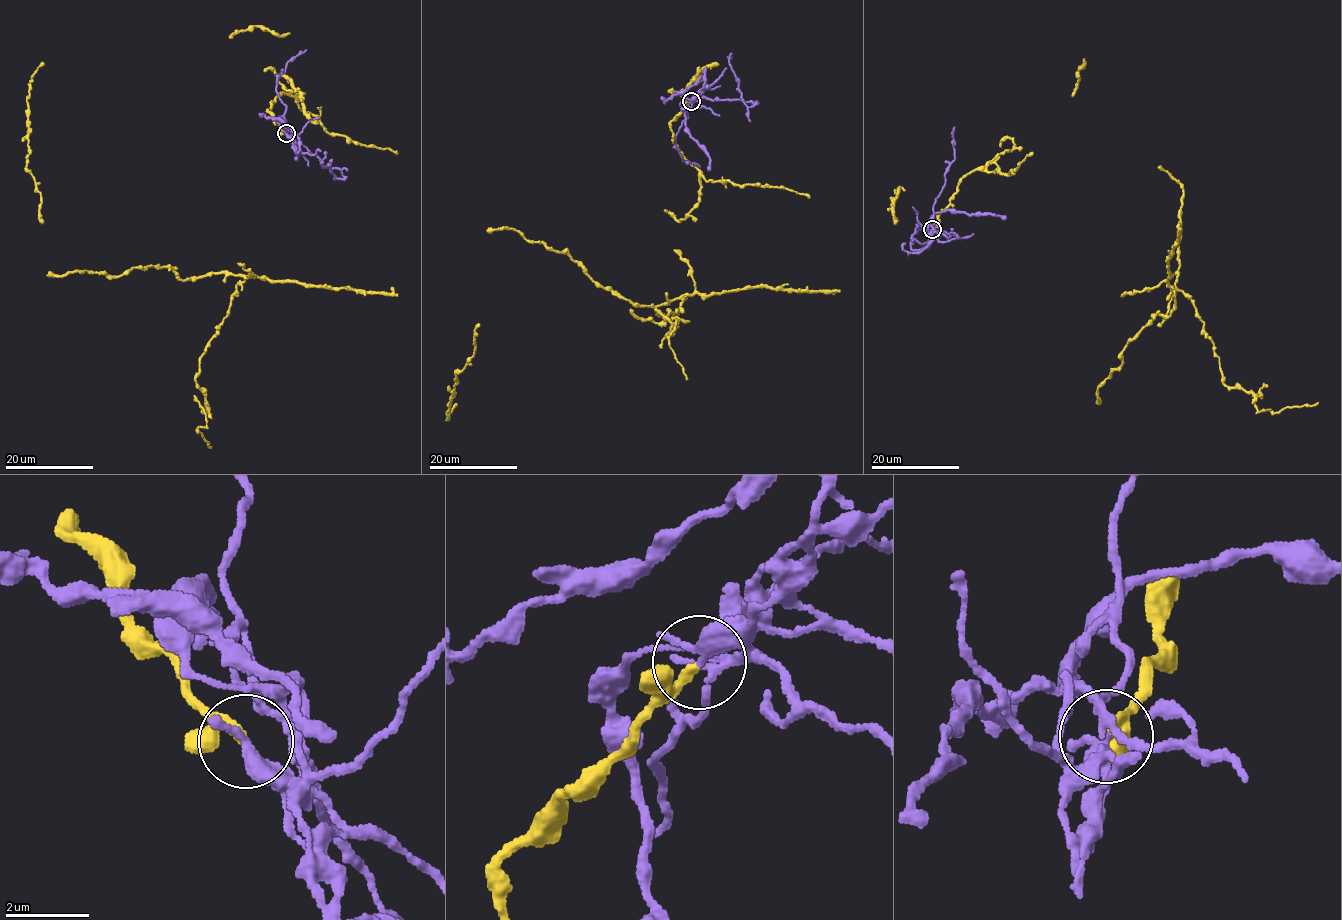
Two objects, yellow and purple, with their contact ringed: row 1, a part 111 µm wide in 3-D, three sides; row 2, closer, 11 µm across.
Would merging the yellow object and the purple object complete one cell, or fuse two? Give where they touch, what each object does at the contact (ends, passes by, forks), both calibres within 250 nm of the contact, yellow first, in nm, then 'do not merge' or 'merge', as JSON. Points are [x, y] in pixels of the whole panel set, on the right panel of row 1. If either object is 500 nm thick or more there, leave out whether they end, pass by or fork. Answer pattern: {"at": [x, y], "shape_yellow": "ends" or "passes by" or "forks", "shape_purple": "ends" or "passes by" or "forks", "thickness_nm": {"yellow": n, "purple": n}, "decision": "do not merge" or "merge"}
{"at": [932, 229], "shape_yellow": "ends", "shape_purple": "passes by", "thickness_nm": {"yellow": 200, "purple": 260}, "decision": "do not merge"}

